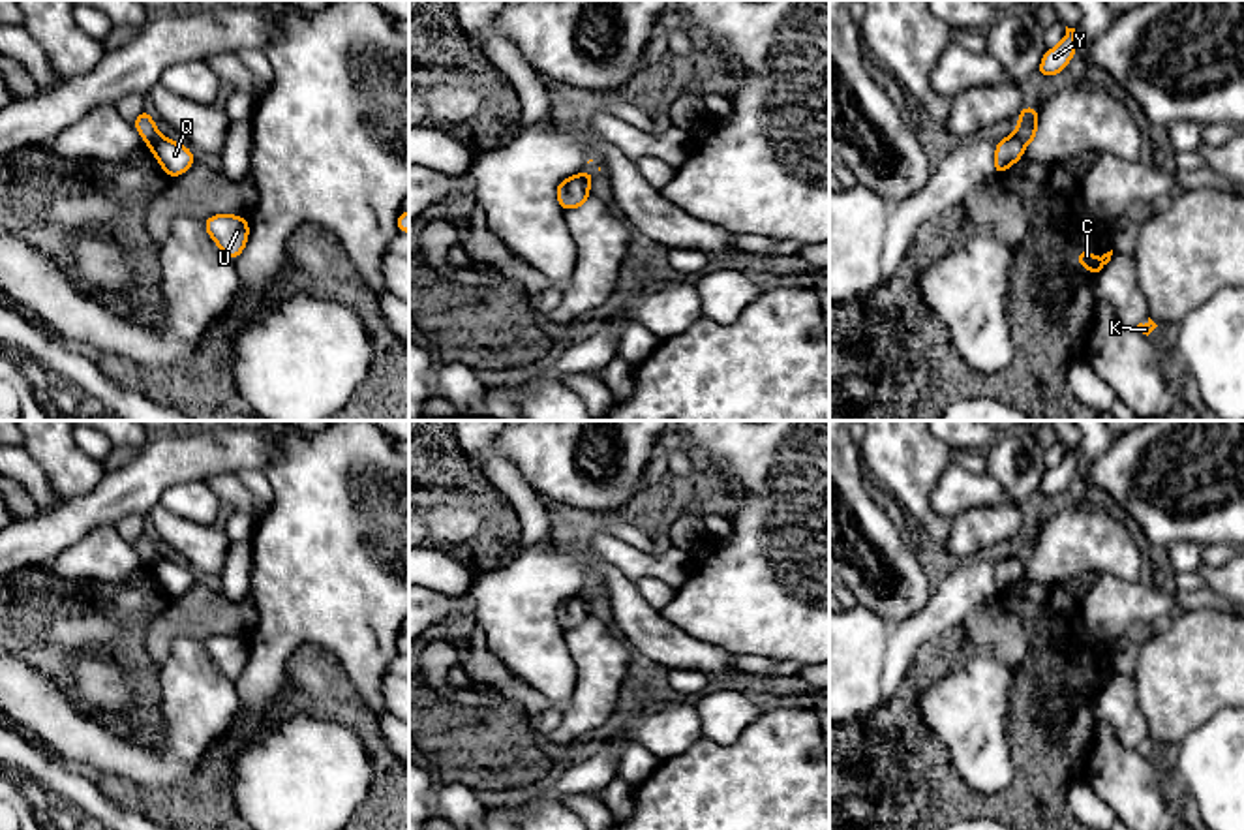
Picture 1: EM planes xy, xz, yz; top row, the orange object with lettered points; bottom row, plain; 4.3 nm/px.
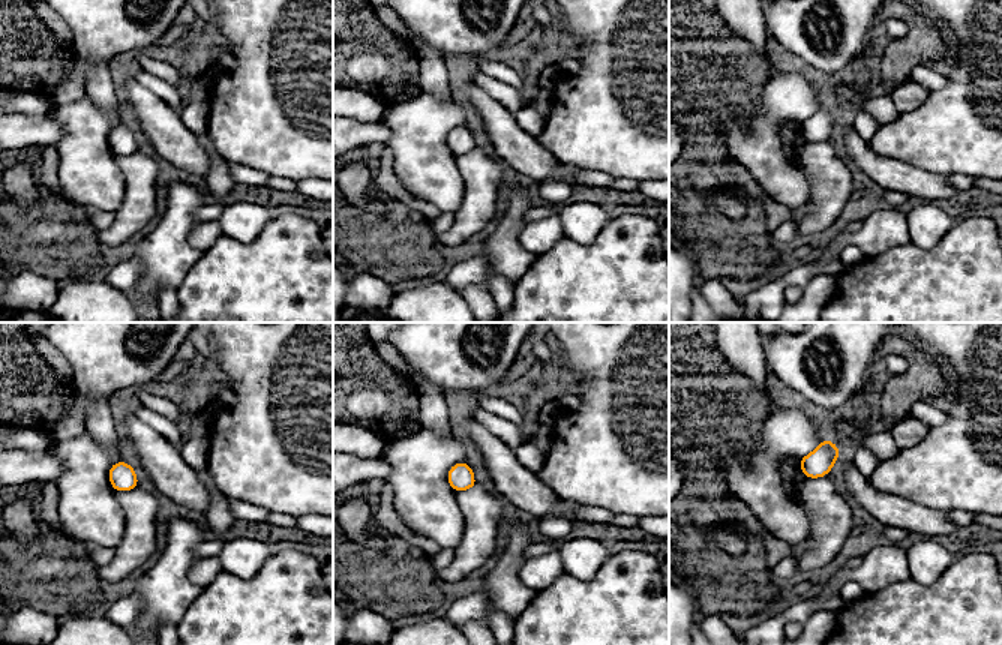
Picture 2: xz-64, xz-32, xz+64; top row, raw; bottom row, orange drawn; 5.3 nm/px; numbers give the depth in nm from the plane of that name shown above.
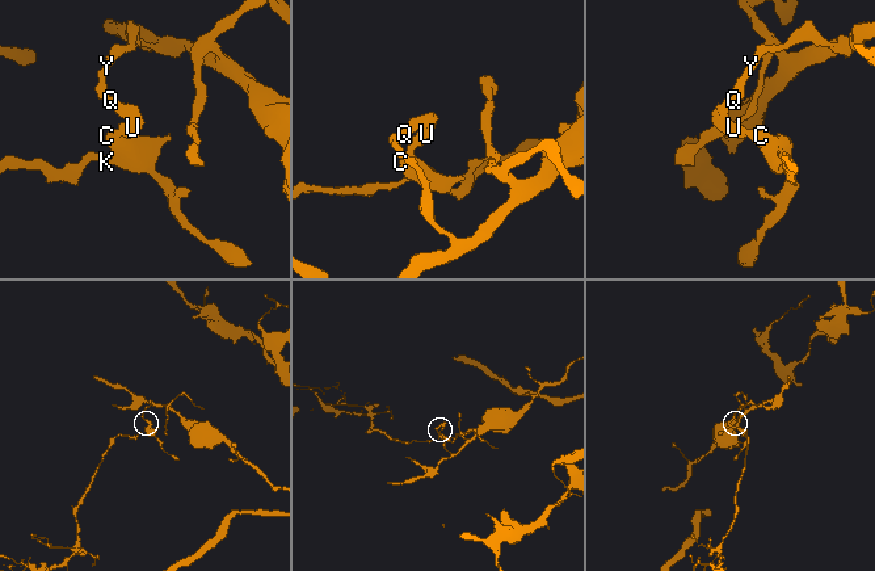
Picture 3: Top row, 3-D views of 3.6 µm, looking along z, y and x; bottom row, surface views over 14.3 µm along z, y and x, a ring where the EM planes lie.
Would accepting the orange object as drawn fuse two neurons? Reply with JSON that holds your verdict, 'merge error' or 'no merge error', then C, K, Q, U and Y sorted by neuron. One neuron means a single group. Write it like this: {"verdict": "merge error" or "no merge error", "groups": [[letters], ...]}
{"verdict": "merge error", "groups": [["C", "K", "Q", "U"], ["Y"]]}

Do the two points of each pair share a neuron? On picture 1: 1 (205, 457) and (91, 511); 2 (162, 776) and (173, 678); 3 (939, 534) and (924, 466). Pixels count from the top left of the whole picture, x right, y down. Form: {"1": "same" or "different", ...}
{"1": "same", "2": "same", "3": "same"}

